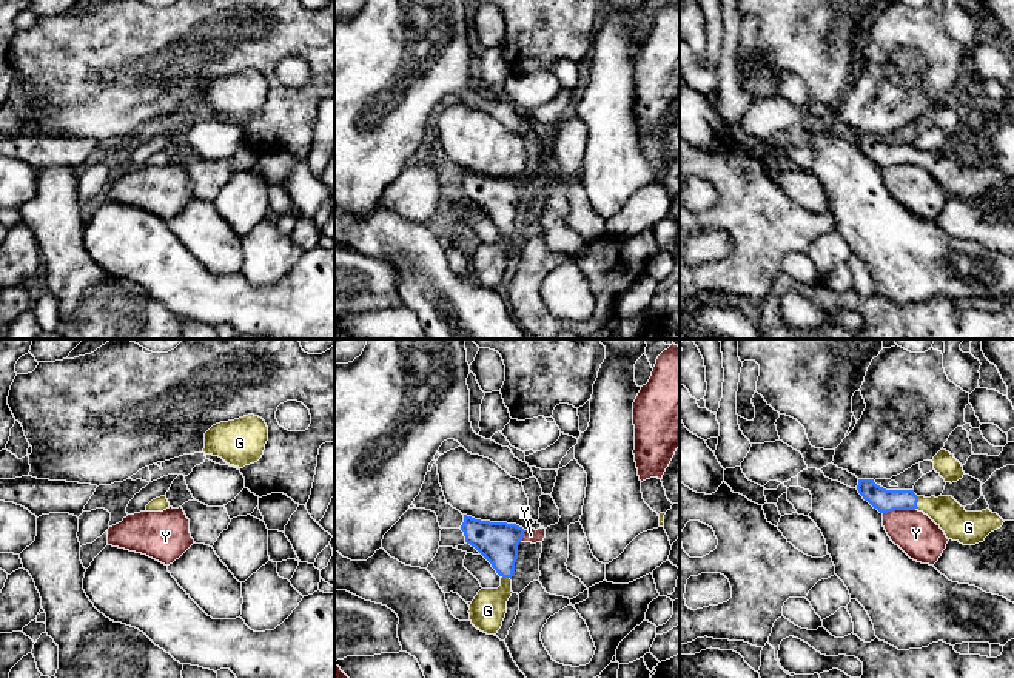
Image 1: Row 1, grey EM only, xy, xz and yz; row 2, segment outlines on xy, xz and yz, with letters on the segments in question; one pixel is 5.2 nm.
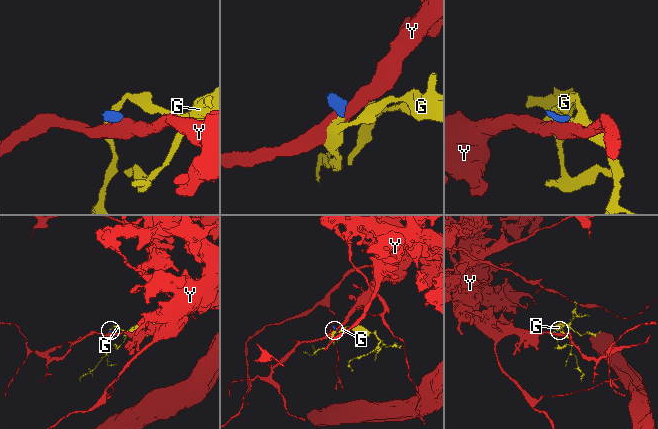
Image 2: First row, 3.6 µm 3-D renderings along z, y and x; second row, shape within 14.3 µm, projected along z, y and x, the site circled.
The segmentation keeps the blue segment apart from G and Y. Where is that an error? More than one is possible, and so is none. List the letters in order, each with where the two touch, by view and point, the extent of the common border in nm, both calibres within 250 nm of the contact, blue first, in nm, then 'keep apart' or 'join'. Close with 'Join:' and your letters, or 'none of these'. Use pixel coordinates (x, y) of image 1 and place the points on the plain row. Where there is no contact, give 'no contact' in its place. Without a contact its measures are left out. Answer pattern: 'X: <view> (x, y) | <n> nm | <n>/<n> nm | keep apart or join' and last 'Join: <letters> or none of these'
G: yz (917, 156) | 80 nm | 120/160 nm | join
Y: yz (899, 164) | 170 nm | 120/220 nm | keep apart
Join: G

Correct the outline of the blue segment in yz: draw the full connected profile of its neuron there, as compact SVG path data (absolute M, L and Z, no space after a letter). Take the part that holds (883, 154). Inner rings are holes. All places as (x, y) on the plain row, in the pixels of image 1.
M858 134L858 148L880 168L894 165L918 165L928 170L948 194L963 200L975 200L1003 180L1003 174L989 163L966 166L952 151L917 151L914 145L886 145L874 134Z

